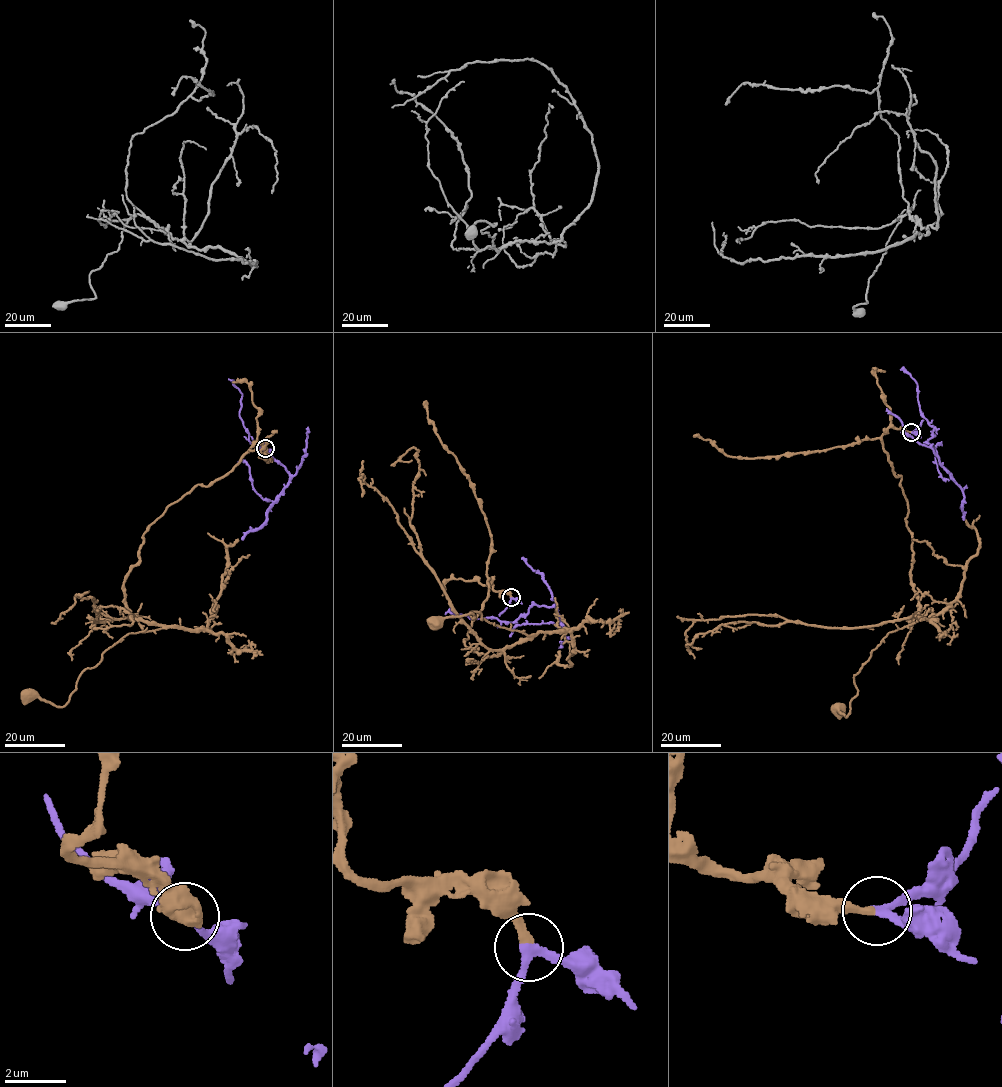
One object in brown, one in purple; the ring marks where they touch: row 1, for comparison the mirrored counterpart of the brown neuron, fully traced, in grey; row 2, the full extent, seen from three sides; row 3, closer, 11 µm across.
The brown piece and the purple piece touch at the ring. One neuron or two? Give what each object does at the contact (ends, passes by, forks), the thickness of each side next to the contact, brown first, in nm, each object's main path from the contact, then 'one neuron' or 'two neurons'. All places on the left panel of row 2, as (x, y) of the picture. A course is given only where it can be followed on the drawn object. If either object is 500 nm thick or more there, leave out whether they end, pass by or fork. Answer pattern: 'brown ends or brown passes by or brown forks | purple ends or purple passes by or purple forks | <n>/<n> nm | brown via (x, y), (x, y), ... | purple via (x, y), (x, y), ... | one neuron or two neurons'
brown ends | purple passes by | 280/240 nm | brown via (265, 449), (254, 442), (144, 533), (125, 608), (163, 627), (109, 648), (63, 706), (28, 693) | purple via (265, 449), (249, 435), (290, 476), (274, 501), (262, 498), (254, 489), (249, 466), (237, 462) | one neuron

